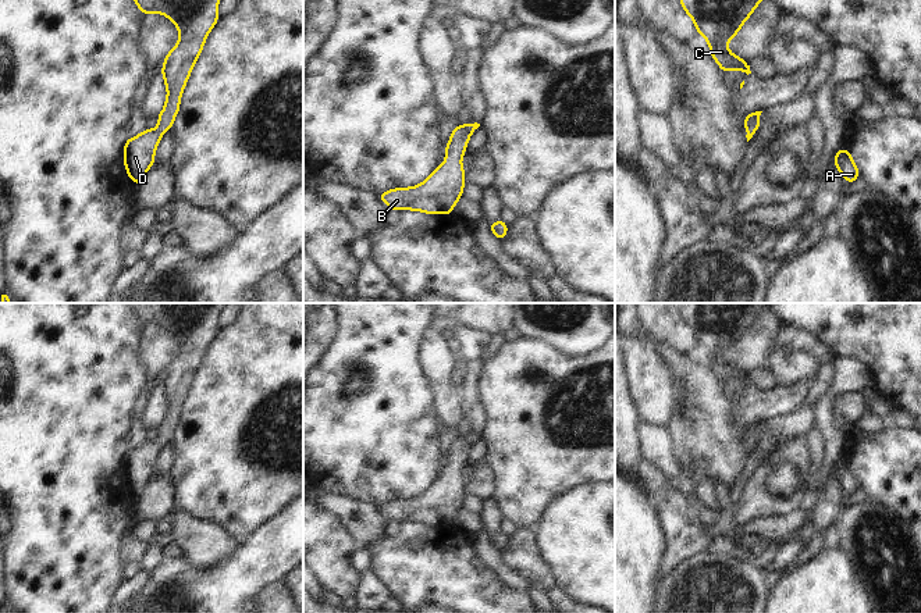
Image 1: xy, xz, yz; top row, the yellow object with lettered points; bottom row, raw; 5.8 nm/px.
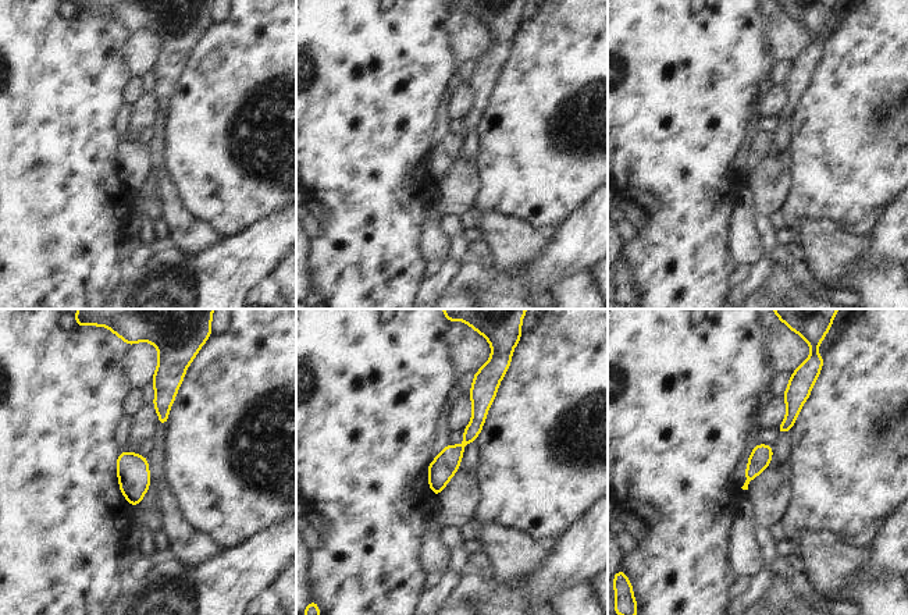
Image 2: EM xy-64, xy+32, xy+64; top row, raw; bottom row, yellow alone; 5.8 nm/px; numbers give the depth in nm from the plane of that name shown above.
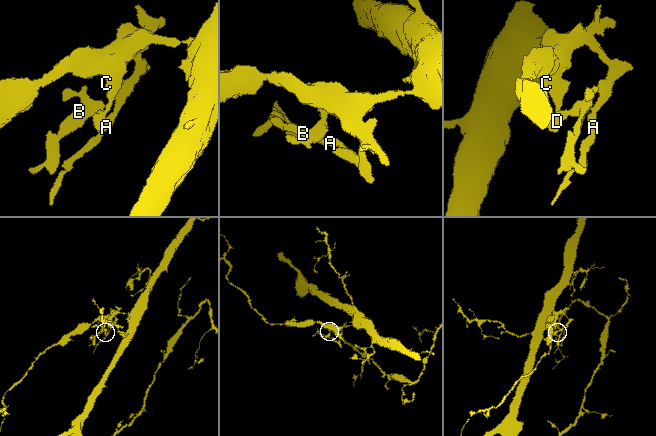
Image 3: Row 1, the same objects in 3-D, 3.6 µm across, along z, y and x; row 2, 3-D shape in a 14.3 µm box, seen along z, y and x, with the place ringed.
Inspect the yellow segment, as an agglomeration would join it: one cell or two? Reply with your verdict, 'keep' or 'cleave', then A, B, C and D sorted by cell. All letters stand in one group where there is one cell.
keep | A B C D

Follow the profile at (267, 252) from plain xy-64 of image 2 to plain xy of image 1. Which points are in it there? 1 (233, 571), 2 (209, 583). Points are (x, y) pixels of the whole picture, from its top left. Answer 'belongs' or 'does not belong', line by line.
1: belongs
2: belongs

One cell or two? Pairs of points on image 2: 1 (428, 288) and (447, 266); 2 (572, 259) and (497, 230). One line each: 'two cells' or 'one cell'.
1: one cell
2: two cells

